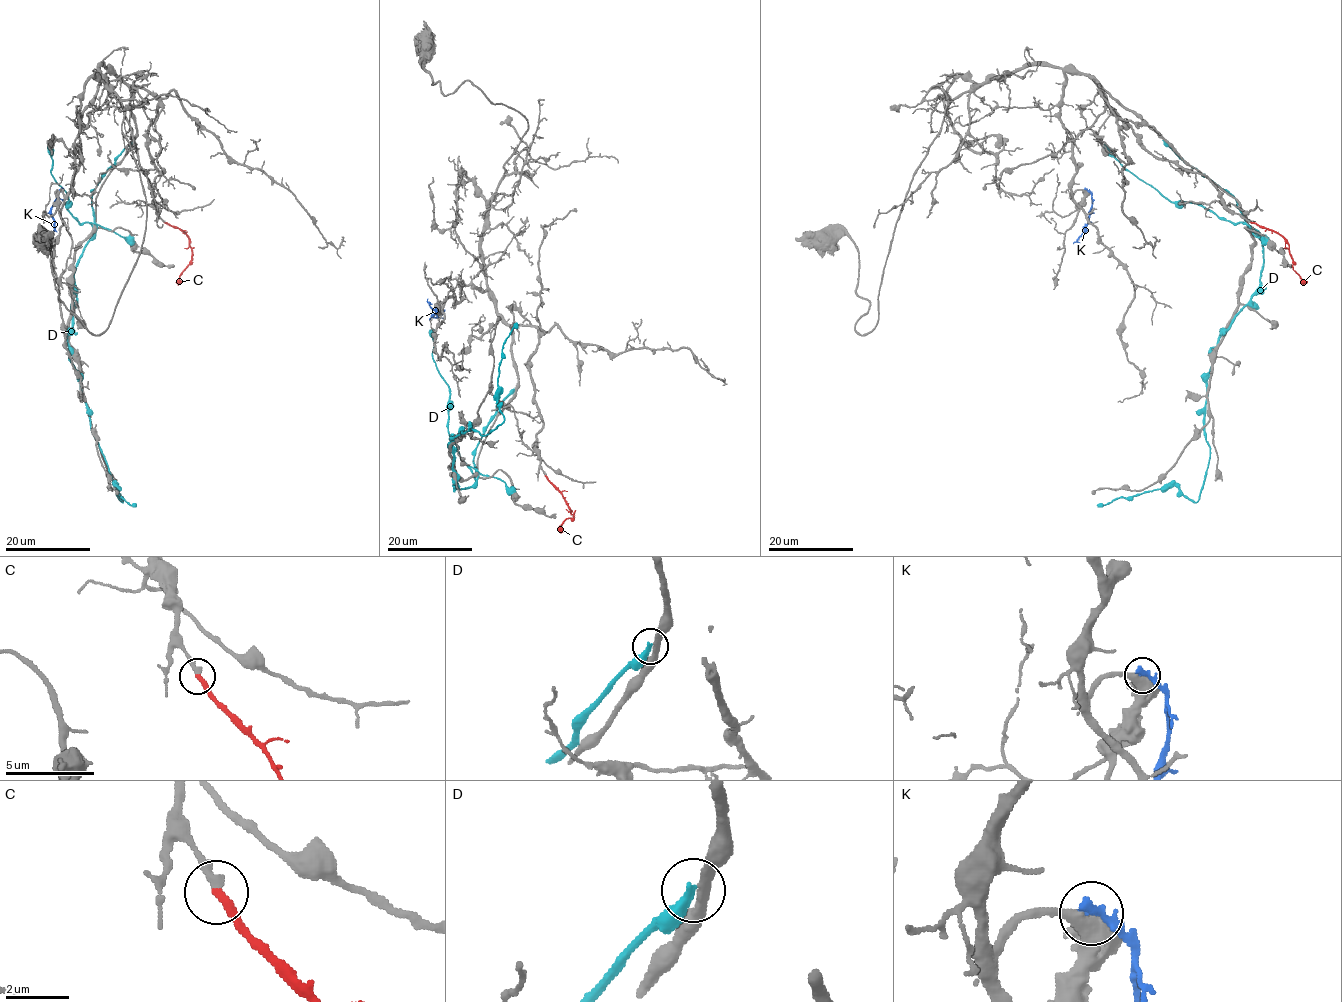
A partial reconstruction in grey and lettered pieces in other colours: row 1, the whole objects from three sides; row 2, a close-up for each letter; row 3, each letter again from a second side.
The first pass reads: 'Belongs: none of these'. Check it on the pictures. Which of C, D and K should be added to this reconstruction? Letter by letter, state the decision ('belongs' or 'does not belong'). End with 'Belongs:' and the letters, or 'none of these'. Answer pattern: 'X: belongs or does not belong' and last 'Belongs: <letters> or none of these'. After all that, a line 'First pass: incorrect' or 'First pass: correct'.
C: belongs
D: does not belong
K: does not belong
Belongs: C
First pass: incorrect

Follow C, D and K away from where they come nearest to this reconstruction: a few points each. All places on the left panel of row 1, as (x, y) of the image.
C: (164, 221), (179, 228), (188, 238), (191, 249), (191, 258), (178, 285)
D: (133, 140), (93, 189), (96, 233), (74, 273), (67, 337), (108, 476), (118, 499), (116, 485), (135, 504)
K: (59, 189), (51, 217), (54, 231), (46, 244)

